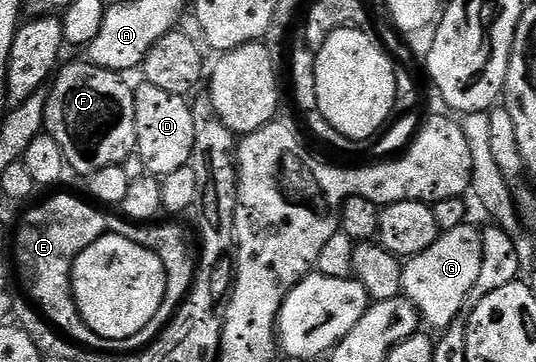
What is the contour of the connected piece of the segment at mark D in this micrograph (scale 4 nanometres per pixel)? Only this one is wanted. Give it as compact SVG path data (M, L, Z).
M143 81L141 85L134 90L138 137L136 158L146 165L145 173L150 176L165 176L176 172L176 168L191 165L196 140L191 103L183 95L164 92L150 82Z

